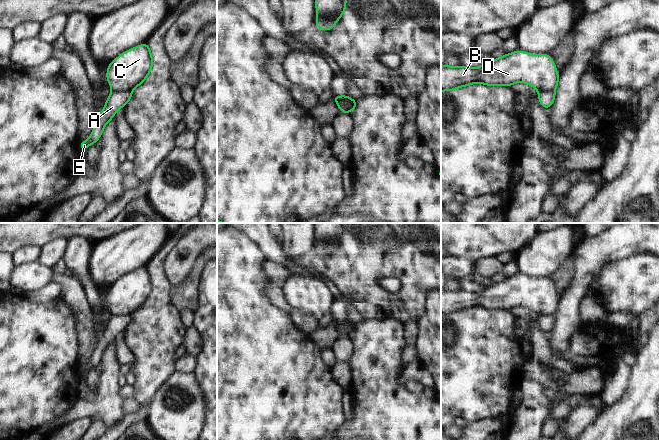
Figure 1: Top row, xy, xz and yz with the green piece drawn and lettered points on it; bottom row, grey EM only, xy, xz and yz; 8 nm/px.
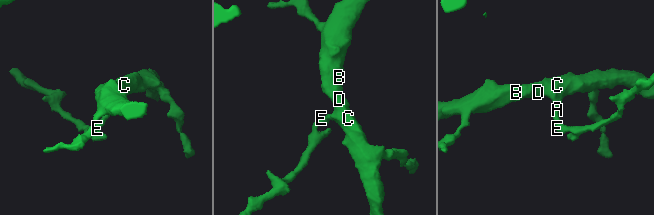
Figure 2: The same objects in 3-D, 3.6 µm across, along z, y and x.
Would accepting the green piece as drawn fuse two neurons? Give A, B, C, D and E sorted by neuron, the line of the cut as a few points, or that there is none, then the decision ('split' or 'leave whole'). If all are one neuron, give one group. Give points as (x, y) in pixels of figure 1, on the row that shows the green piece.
groups A E / B C D; cut xz (335, 100), (352, 101); split

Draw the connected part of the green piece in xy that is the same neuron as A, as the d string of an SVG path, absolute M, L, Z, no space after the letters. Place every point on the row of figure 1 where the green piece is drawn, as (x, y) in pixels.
M112 90L110 95L103 106L103 111L98 115L95 126L86 141L79 143L79 150L83 152L89 146L95 144L103 133L103 129L109 121L114 118L115 113L124 108L125 105L131 100L132 93L129 91Z

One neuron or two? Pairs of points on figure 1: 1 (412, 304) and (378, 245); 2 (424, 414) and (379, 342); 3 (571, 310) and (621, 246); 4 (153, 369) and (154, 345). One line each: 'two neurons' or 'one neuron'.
1: one neuron
2: one neuron
3: one neuron
4: one neuron

